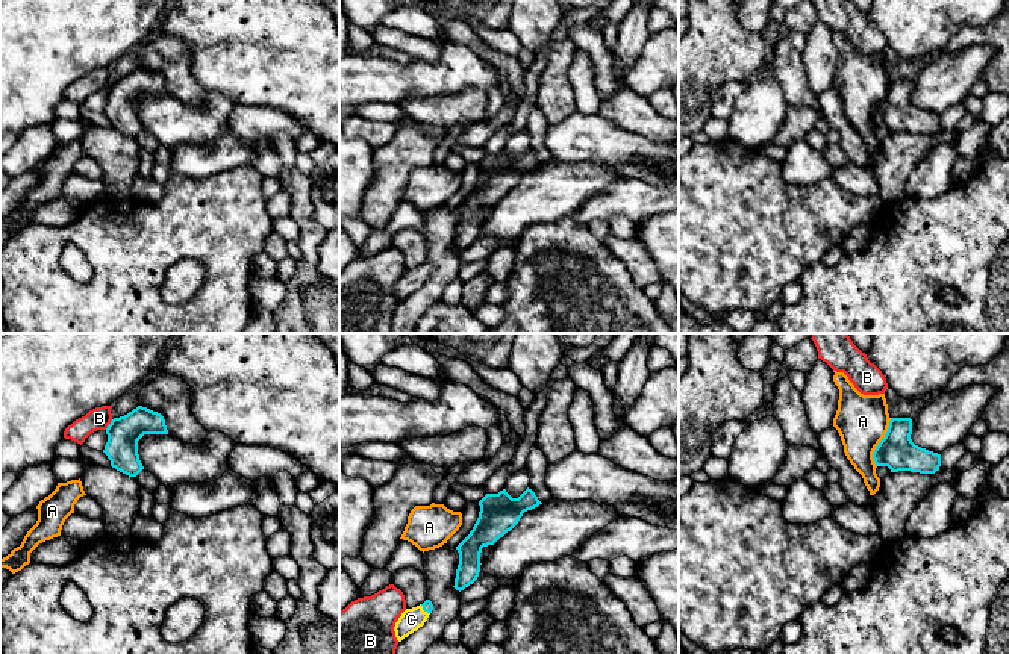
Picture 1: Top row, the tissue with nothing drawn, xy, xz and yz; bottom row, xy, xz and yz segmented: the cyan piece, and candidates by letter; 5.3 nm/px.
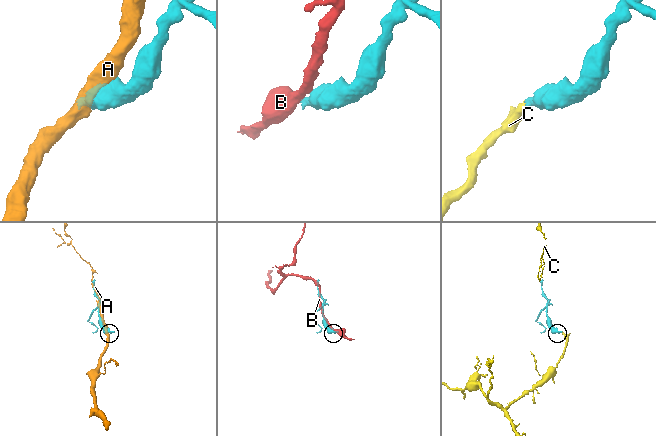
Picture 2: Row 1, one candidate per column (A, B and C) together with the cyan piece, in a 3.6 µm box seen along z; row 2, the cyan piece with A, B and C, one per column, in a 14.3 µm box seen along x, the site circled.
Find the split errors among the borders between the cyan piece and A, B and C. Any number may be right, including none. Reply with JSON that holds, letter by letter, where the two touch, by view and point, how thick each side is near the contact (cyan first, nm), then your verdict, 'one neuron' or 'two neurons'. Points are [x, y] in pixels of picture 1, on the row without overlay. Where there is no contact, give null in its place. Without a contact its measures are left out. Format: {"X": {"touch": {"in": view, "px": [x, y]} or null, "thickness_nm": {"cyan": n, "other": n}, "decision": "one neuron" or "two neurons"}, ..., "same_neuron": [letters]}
{"A": {"touch": {"in": "yz", "px": [879, 103]}, "thickness_nm": {"cyan": 200, "other": 280}, "decision": "two neurons"}, "B": {"touch": {"in": "xy", "px": [109, 85]}, "thickness_nm": {"cyan": 180, "other": 120}, "decision": "two neurons"}, "C": {"touch": {"in": "xz", "px": [424, 271]}, "thickness_nm": {"cyan": 60, "other": 120}, "decision": "one neuron"}, "same_neuron": ["C"]}

